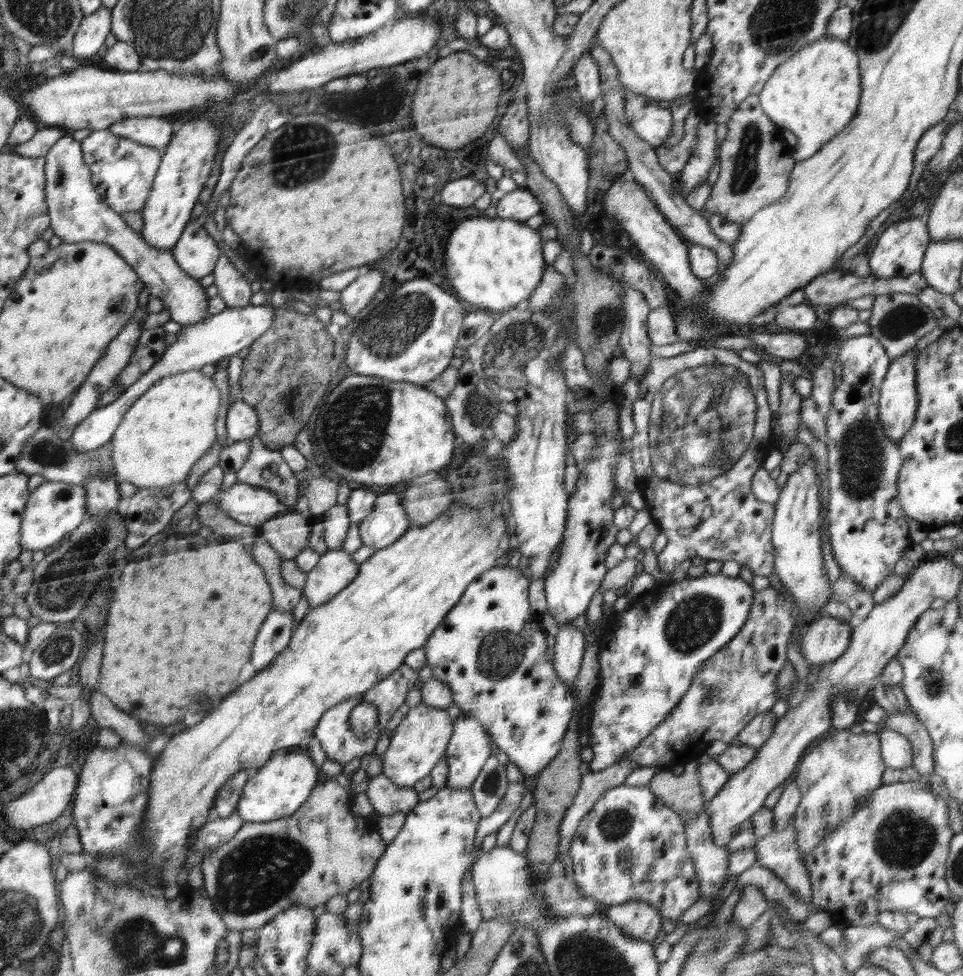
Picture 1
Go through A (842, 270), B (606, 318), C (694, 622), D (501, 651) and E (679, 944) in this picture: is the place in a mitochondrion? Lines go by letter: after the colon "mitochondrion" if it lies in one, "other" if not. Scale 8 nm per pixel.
A: other
B: mitochondrion
C: mitochondrion
D: mitochondrion
E: other

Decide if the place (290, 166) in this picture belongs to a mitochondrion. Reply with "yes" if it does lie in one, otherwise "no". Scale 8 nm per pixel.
yes

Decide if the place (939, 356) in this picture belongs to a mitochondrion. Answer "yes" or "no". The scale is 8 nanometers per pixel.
no

